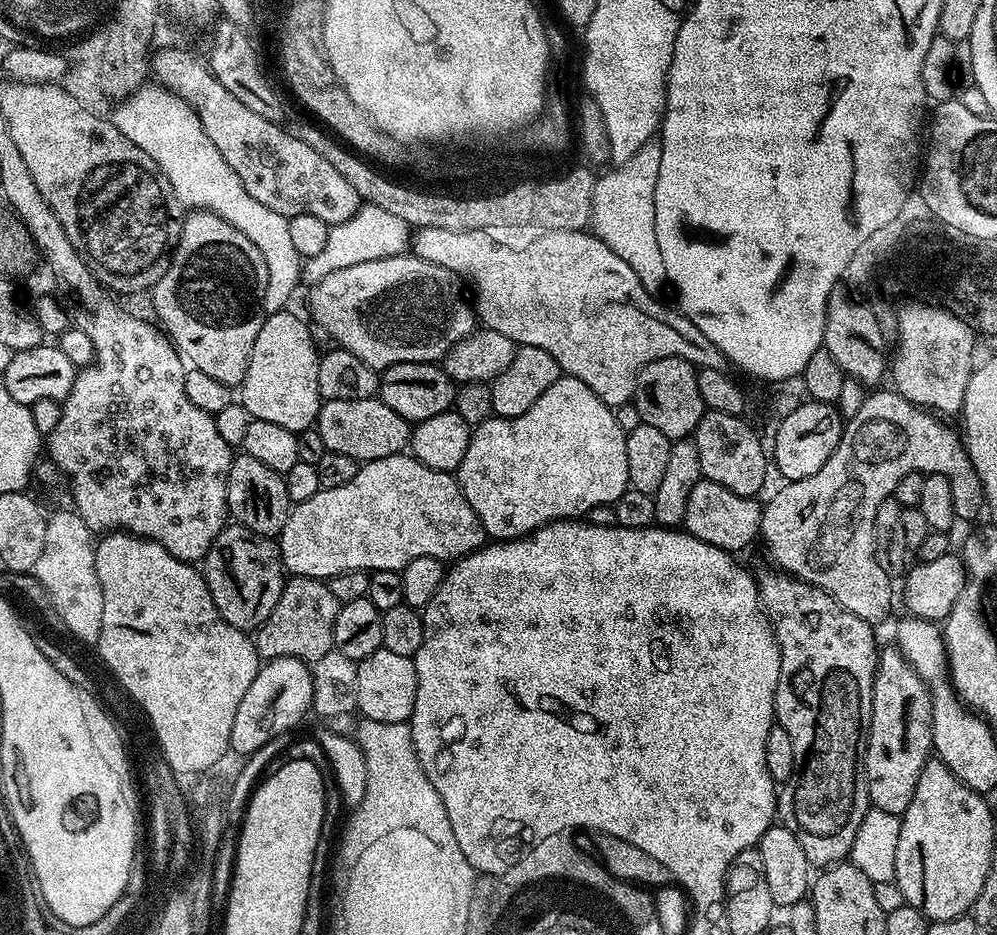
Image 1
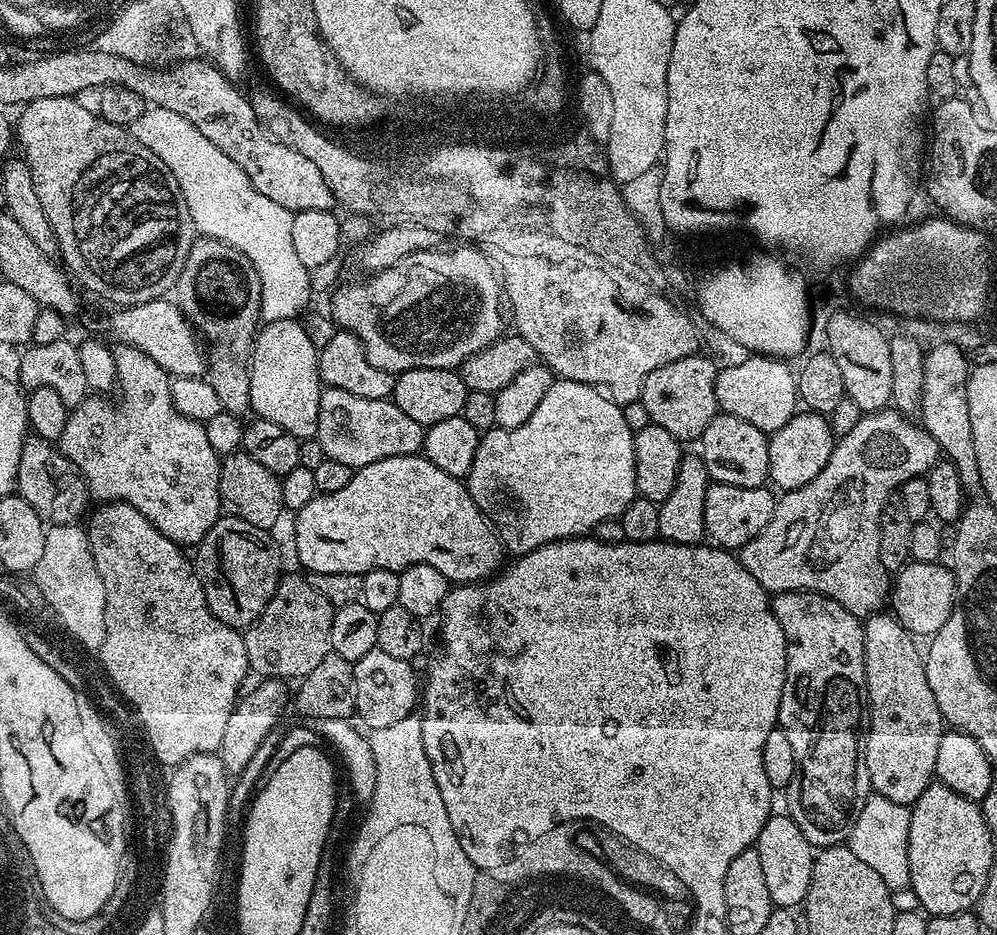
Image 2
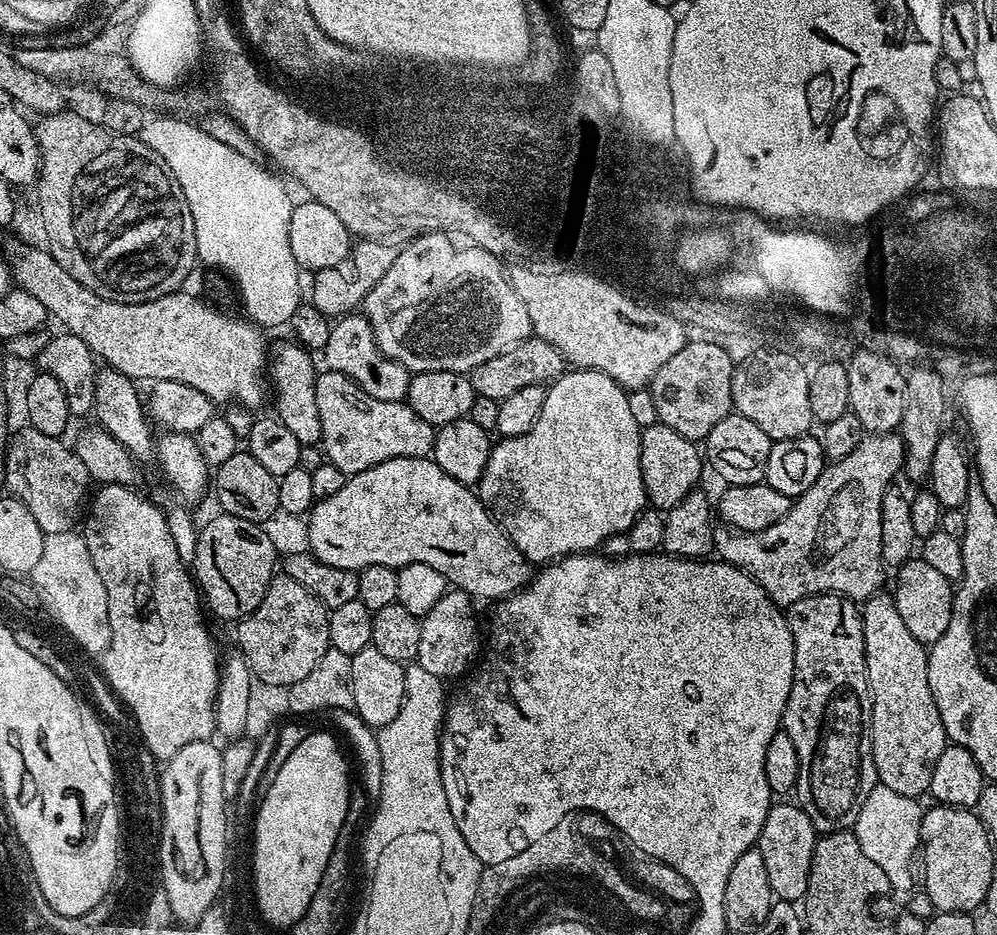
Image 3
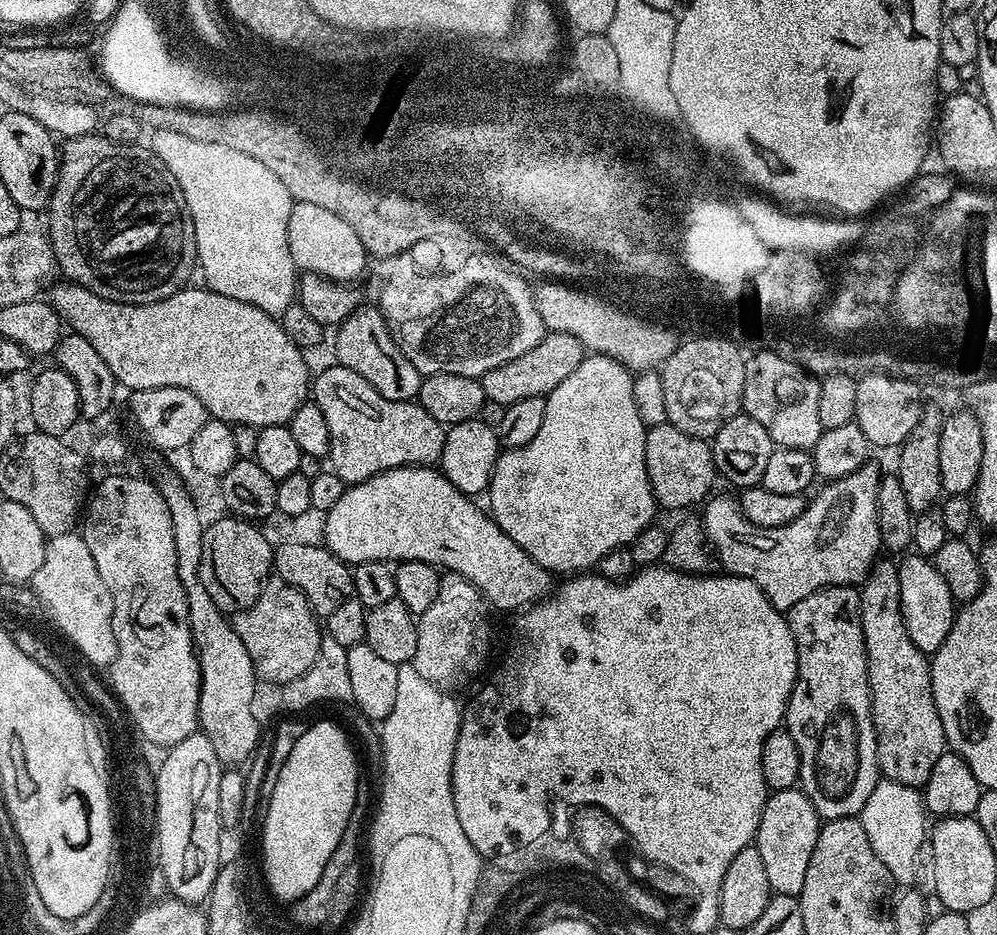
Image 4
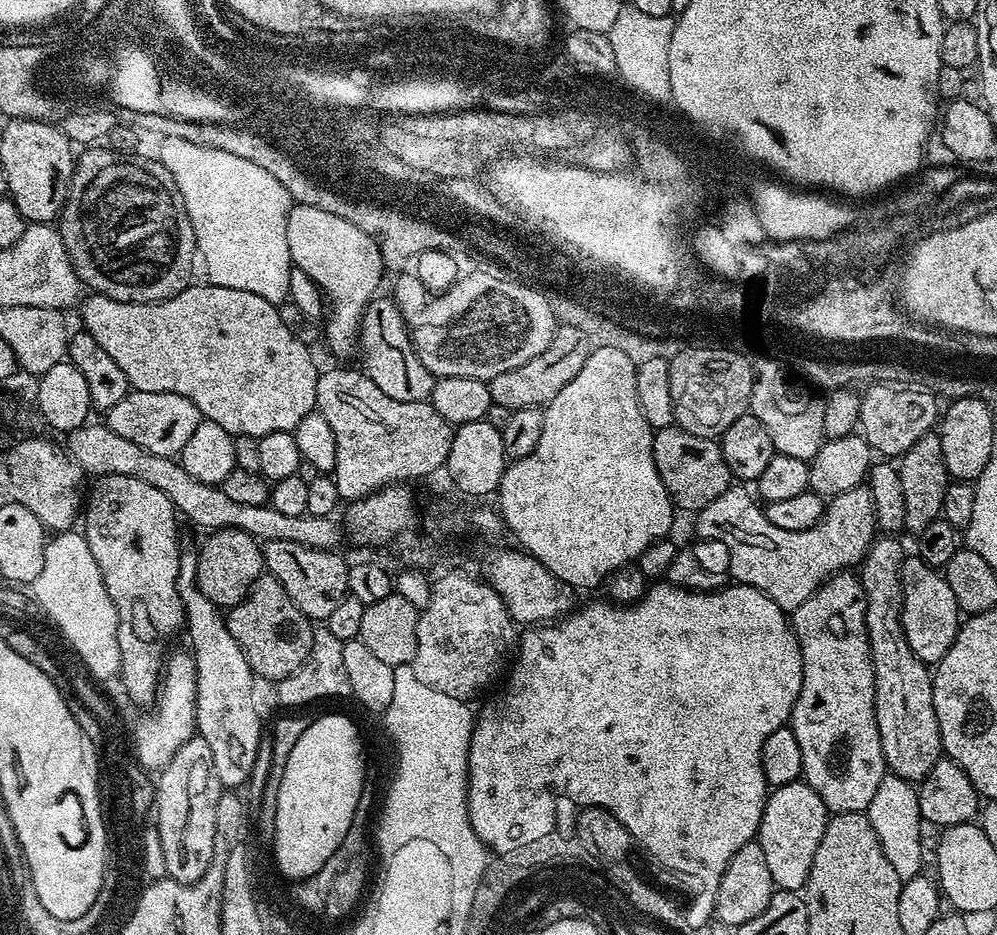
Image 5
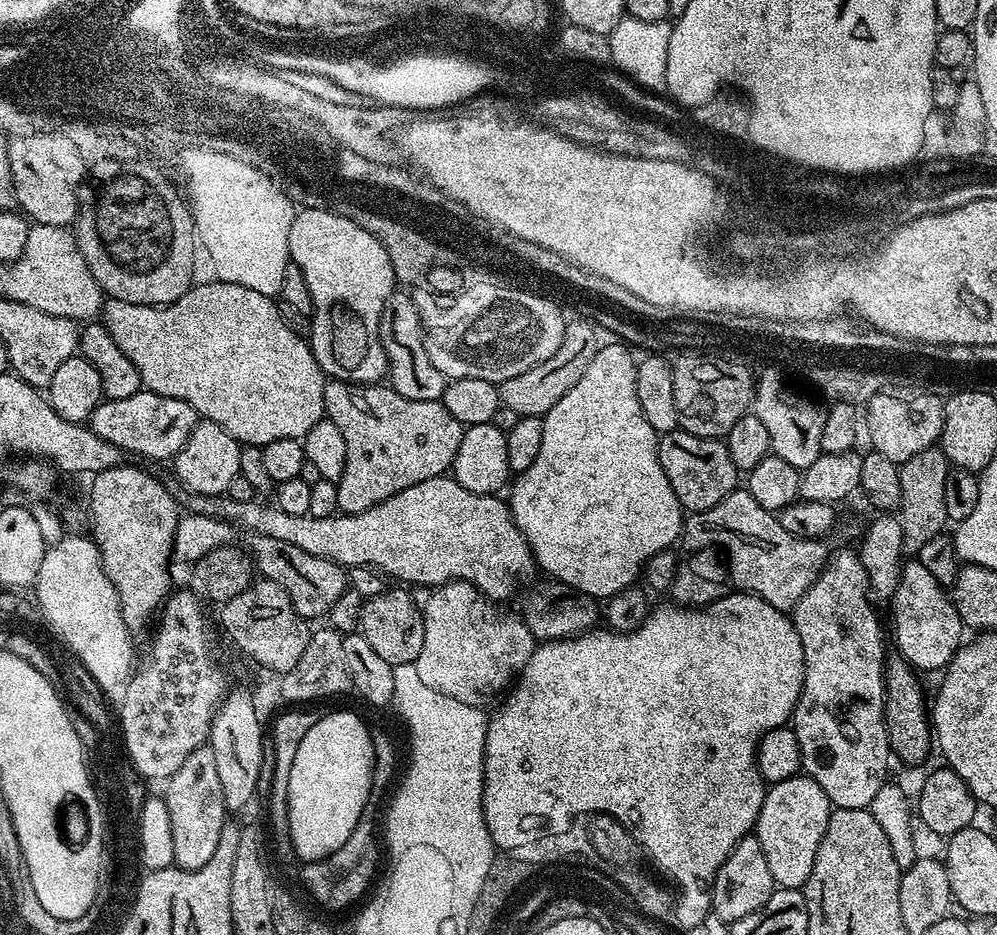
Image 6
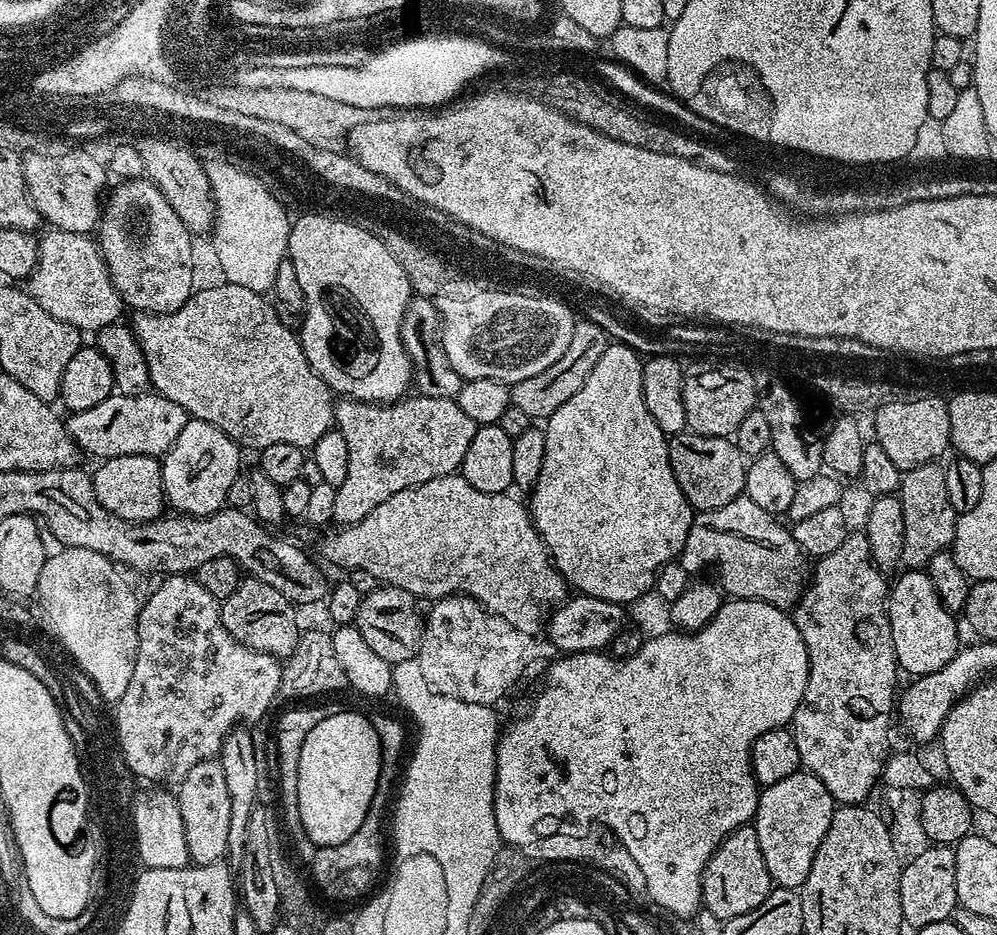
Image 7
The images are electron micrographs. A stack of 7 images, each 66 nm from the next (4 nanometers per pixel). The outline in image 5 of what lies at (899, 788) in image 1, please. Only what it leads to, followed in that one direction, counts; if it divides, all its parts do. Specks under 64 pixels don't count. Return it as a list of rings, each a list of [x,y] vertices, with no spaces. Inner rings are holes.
[[[880,534],[873,539],[868,553],[858,565],[860,585],[866,598],[866,628],[874,666],[874,706],[876,725],[882,742],[882,754],[887,771],[909,782],[927,778],[942,759],[944,747],[940,741],[938,718],[934,714],[932,672],[910,650],[906,630],[902,626],[902,582],[900,565],[906,551],[892,534]]]

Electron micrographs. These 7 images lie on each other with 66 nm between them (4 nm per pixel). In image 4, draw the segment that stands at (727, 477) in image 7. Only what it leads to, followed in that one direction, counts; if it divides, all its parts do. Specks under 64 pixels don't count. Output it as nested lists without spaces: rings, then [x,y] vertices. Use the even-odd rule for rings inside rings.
[[[670,423],[659,424],[646,431],[646,474],[661,509],[703,505],[713,491],[712,483],[718,480],[711,443],[699,436],[686,434]]]

